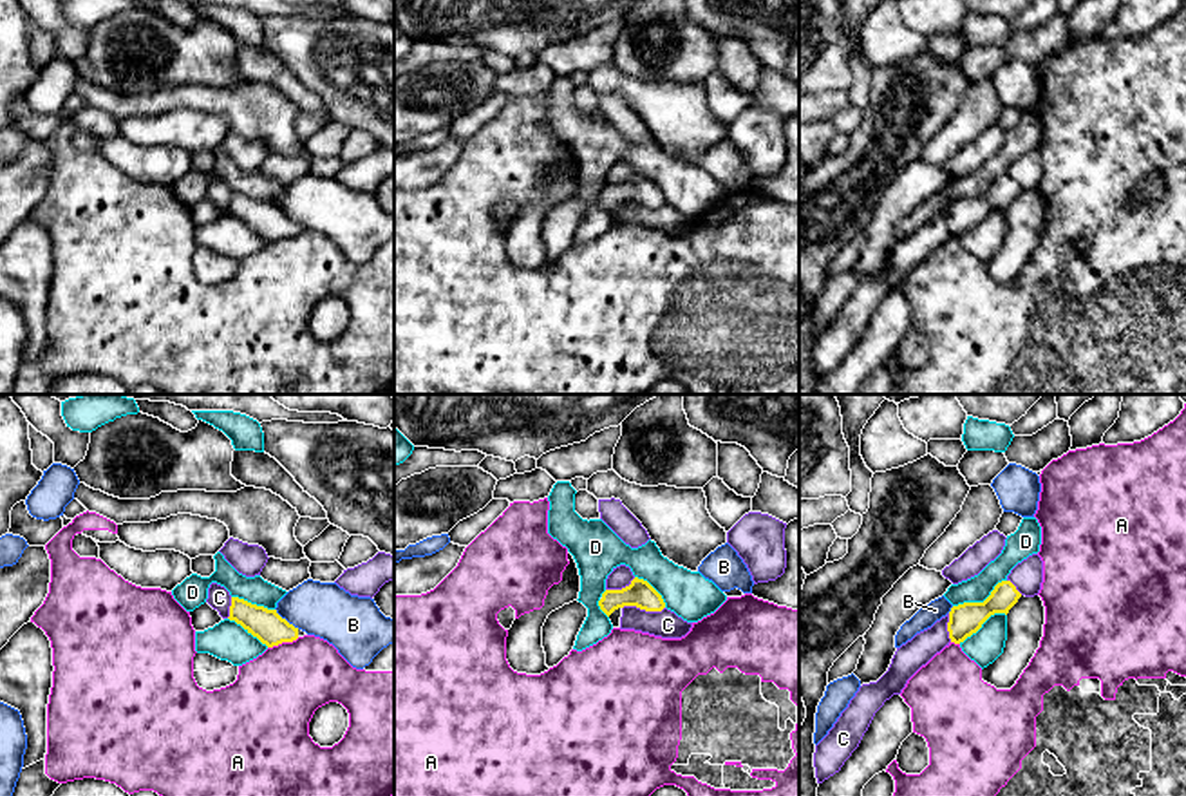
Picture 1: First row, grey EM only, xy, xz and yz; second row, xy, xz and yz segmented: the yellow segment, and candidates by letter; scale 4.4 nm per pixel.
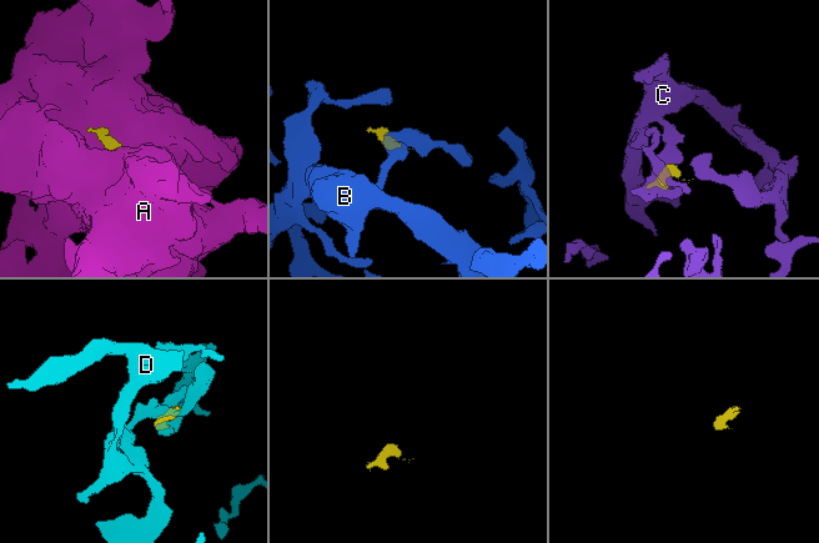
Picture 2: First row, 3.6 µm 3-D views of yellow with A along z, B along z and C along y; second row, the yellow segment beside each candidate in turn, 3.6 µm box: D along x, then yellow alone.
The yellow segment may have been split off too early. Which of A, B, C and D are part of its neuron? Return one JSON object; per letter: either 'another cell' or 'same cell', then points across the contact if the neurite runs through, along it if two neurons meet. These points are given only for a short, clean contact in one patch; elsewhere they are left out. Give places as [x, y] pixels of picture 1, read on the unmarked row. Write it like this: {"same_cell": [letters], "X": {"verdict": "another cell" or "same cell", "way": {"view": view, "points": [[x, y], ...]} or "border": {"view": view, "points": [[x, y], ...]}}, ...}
{"same_cell": [], "A": {"verdict": "another cell", "border": {"view": "xy", "points": [[299, 232], [268, 243]]}}, "B": {"verdict": "another cell", "border": {"view": "xy", "points": [[275, 203], [299, 223]]}}, "C": {"verdict": "another cell"}, "D": {"verdict": "another cell", "border": {"view": "yz", "points": [[1006, 174], [982, 196], [964, 196], [953, 201]]}}}

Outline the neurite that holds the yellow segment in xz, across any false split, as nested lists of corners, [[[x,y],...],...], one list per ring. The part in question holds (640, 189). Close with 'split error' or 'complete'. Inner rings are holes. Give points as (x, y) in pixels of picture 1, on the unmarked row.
[[[635,172],[631,179],[622,185],[606,185],[598,201],[609,212],[615,204],[624,201],[636,201],[645,206],[662,206],[665,197],[647,175]]]; complete

